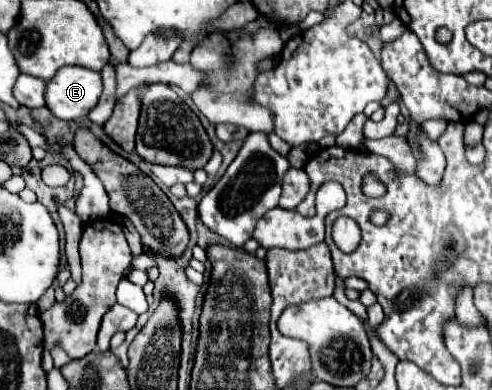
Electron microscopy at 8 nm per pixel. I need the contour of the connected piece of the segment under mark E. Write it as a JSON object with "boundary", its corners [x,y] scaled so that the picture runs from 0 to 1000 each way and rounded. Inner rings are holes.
{"boundary":[[[130,172],[93,223],[93,274],[122,305],[167,305],[207,244],[203,187],[171,172]]]}

